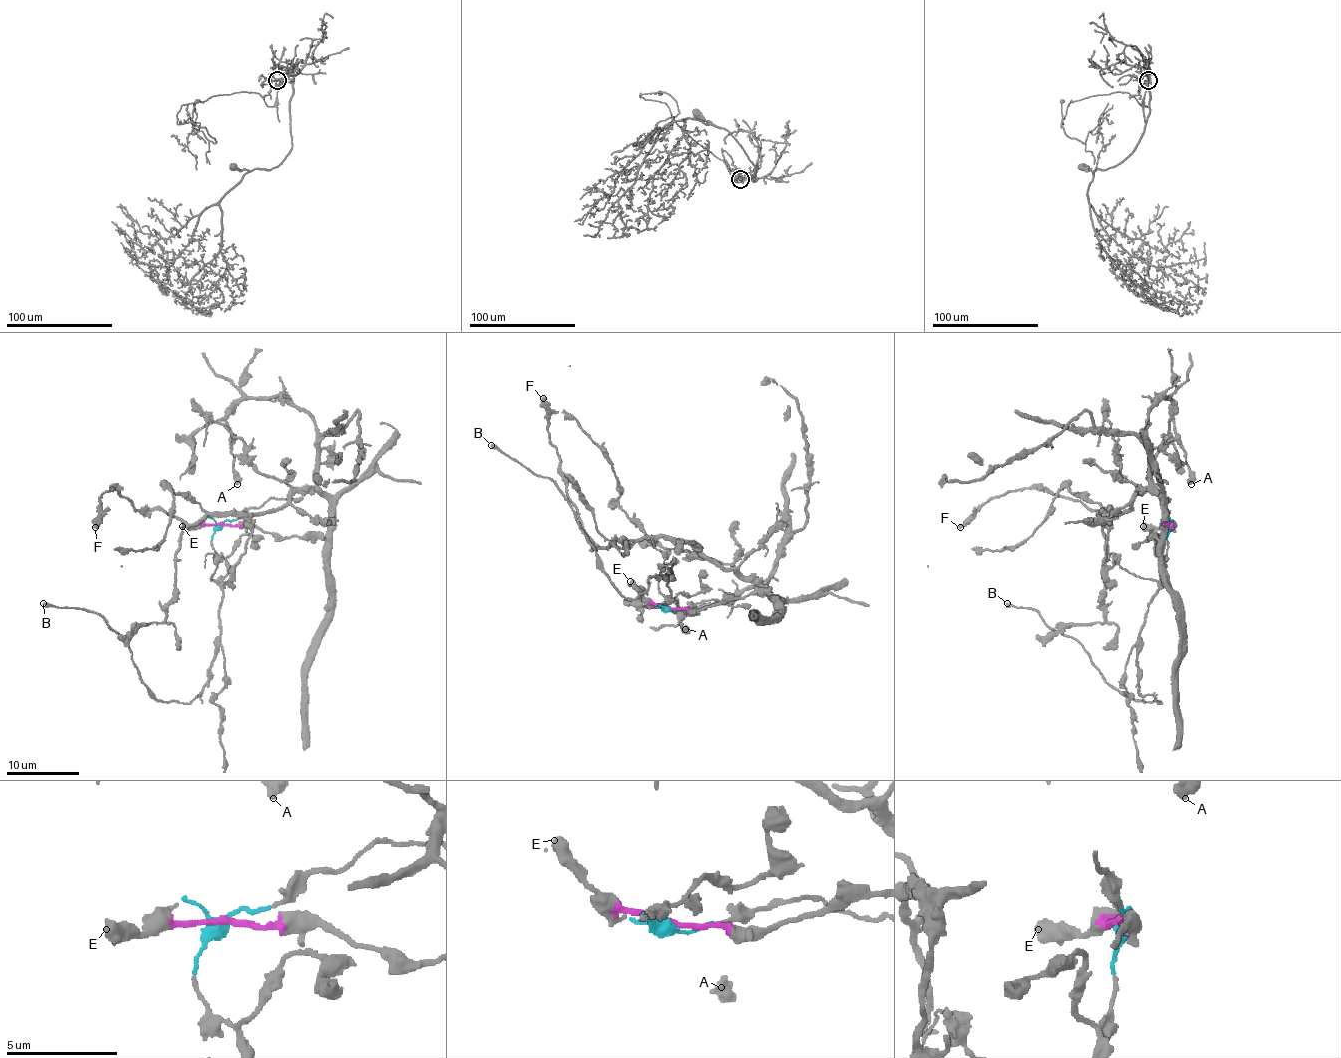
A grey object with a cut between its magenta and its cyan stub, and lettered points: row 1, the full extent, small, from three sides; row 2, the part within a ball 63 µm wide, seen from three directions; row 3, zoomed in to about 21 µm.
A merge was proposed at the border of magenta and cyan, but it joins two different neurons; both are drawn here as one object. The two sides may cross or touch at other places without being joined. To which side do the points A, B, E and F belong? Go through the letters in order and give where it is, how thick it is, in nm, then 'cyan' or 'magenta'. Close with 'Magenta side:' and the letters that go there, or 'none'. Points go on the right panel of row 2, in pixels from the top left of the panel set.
A: at (1191, 484); 600 nm thick; magenta
B: at (1007, 603); 420 nm thick; cyan
E: at (1143, 526); 600 nm thick; magenta
F: at (960, 527); 460 nm thick; magenta
Magenta side: A, E, F

